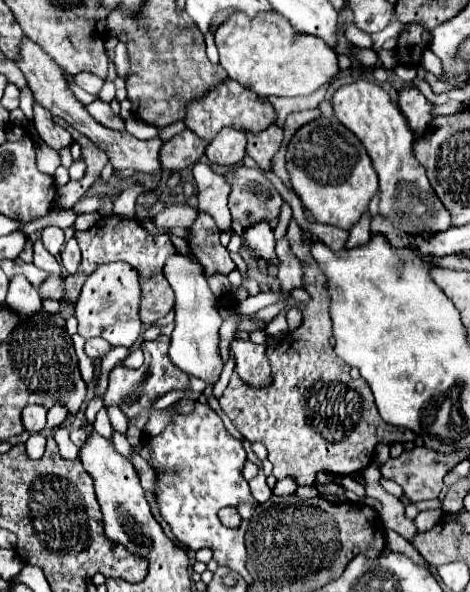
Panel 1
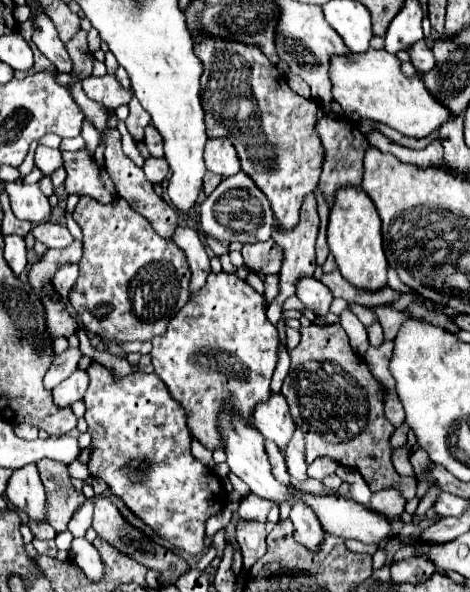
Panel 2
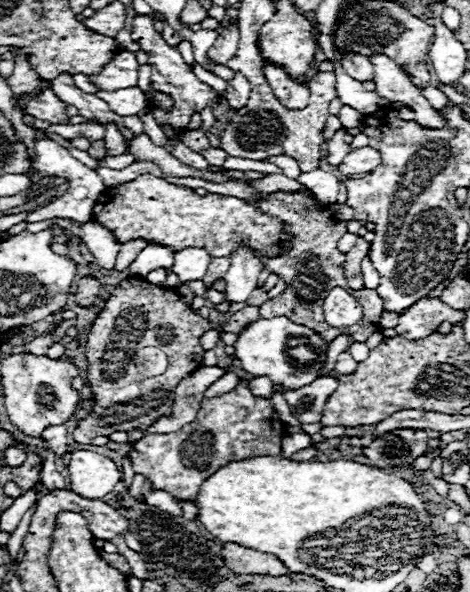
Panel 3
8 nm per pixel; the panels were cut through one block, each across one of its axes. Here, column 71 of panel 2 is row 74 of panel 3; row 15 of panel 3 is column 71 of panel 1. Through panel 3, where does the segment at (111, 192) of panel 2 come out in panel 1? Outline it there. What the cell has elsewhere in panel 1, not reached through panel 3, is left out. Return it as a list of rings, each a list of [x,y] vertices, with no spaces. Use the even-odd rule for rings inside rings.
[[[34,102],[34,128],[36,132],[40,134],[40,138],[54,150],[60,150],[64,146],[70,146],[72,144],[72,136],[68,130],[64,130],[62,126],[58,126],[50,112],[46,112],[46,108],[38,106]]]

